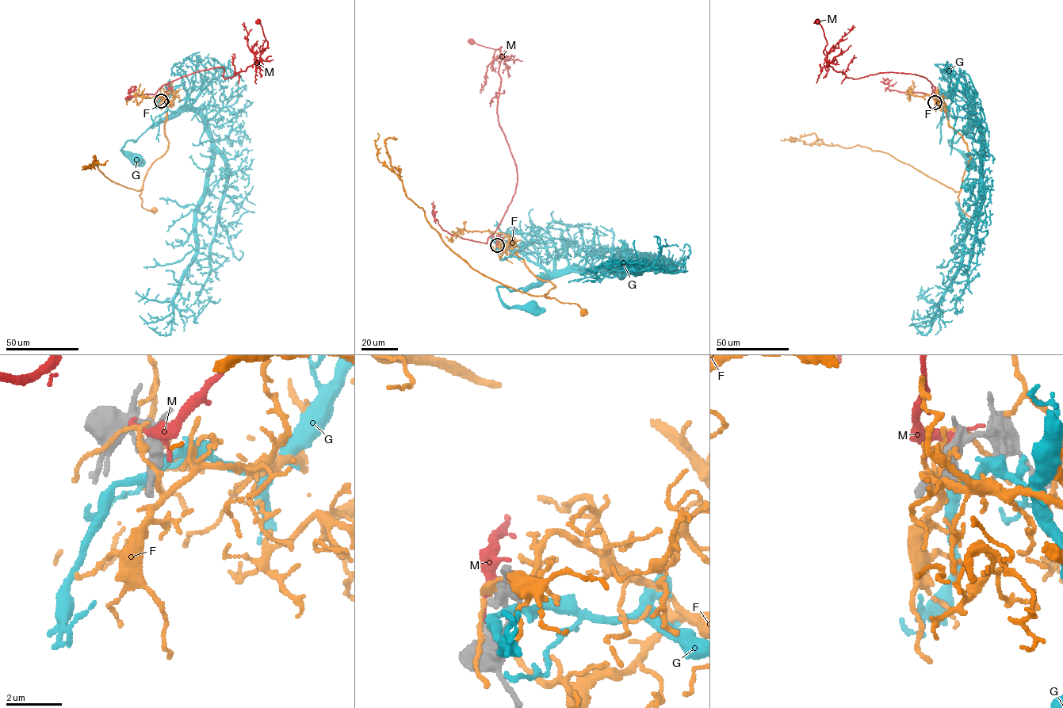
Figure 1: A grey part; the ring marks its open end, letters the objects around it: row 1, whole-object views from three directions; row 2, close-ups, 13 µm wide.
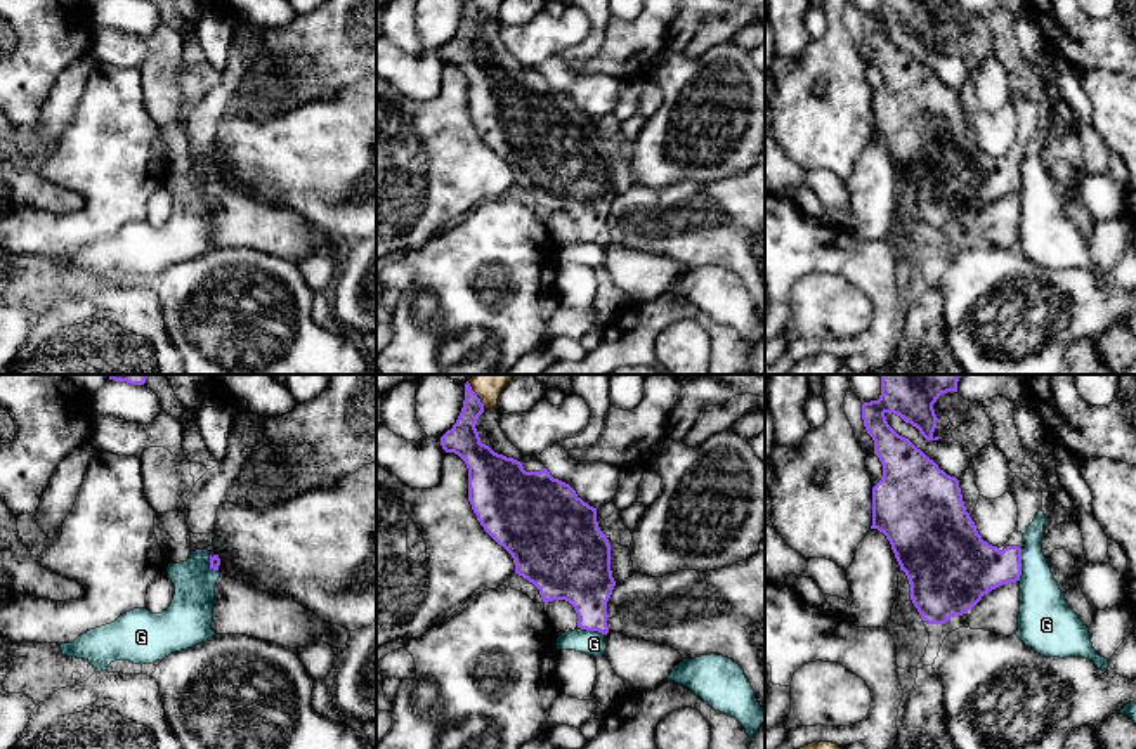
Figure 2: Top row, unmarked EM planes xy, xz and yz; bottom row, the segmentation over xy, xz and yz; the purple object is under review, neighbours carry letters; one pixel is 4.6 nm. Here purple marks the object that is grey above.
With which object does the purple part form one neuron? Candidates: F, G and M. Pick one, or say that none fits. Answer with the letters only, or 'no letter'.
no letter

